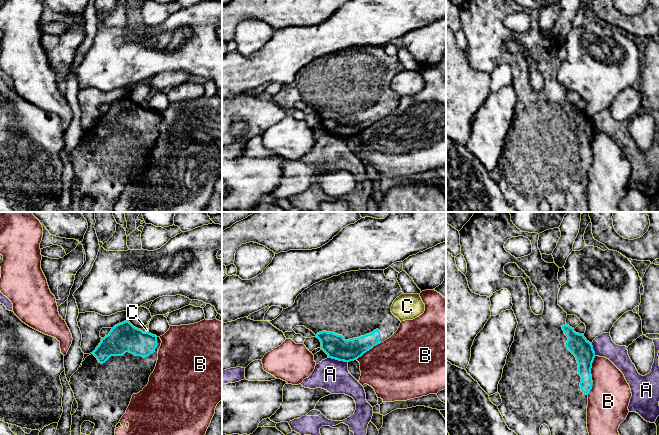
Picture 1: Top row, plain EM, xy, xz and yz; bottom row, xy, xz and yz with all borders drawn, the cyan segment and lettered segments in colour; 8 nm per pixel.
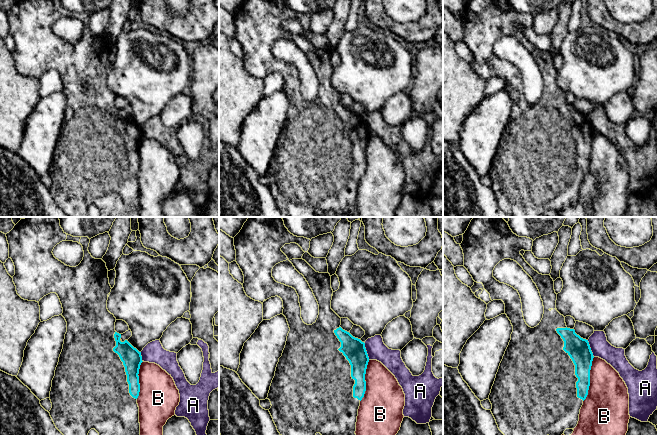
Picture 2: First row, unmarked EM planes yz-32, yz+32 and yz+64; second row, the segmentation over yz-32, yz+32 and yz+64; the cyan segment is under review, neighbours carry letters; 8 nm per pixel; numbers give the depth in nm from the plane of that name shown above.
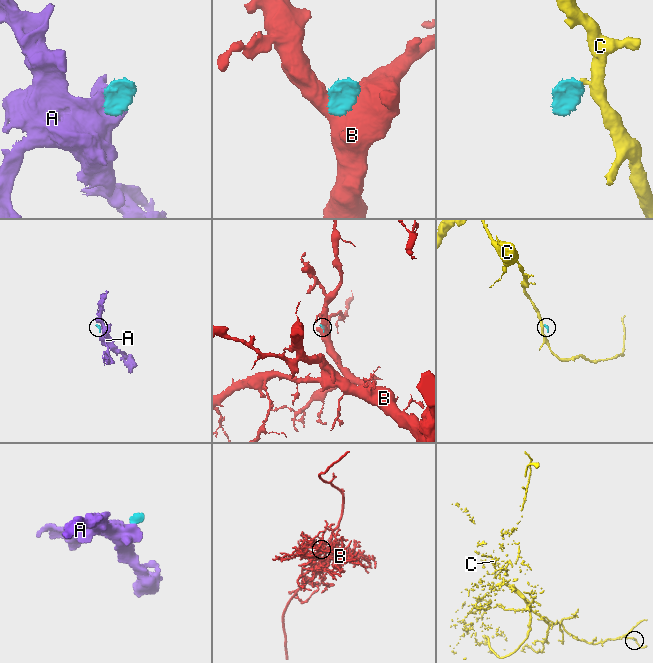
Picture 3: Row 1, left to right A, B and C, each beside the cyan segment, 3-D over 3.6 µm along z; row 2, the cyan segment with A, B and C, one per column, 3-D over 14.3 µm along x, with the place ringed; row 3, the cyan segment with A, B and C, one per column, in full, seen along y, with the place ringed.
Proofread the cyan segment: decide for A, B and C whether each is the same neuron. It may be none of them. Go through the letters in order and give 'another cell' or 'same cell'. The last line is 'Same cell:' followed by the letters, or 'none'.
A: another cell
B: another cell
C: another cell
Same cell: none

